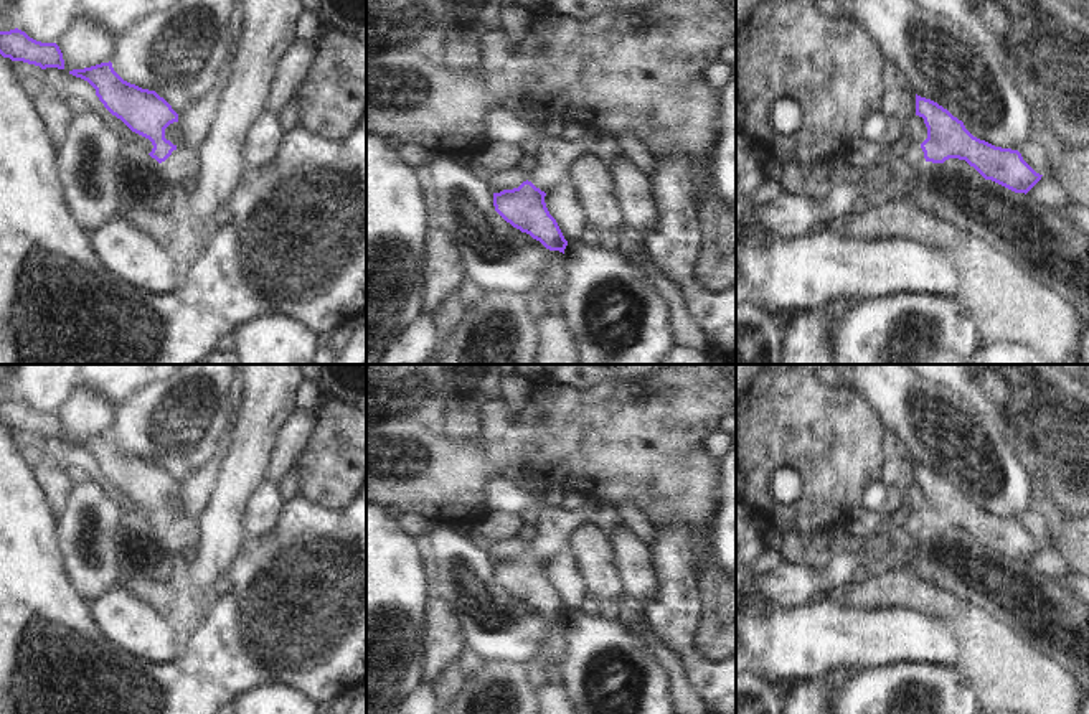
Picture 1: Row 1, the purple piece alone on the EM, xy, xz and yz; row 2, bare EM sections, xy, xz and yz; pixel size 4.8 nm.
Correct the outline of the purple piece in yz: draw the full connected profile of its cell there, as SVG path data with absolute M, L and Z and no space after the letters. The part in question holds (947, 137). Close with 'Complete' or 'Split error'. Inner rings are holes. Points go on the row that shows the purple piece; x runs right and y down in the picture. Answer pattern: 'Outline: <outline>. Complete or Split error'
Outline: M917 94L916 115L922 117L927 127L927 139L921 143L926 162L965 160L985 180L1025 195L1043 176L1023 160L1018 150L995 147L974 137L947 109Z. Complete

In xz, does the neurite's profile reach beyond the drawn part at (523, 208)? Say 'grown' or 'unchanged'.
unchanged

